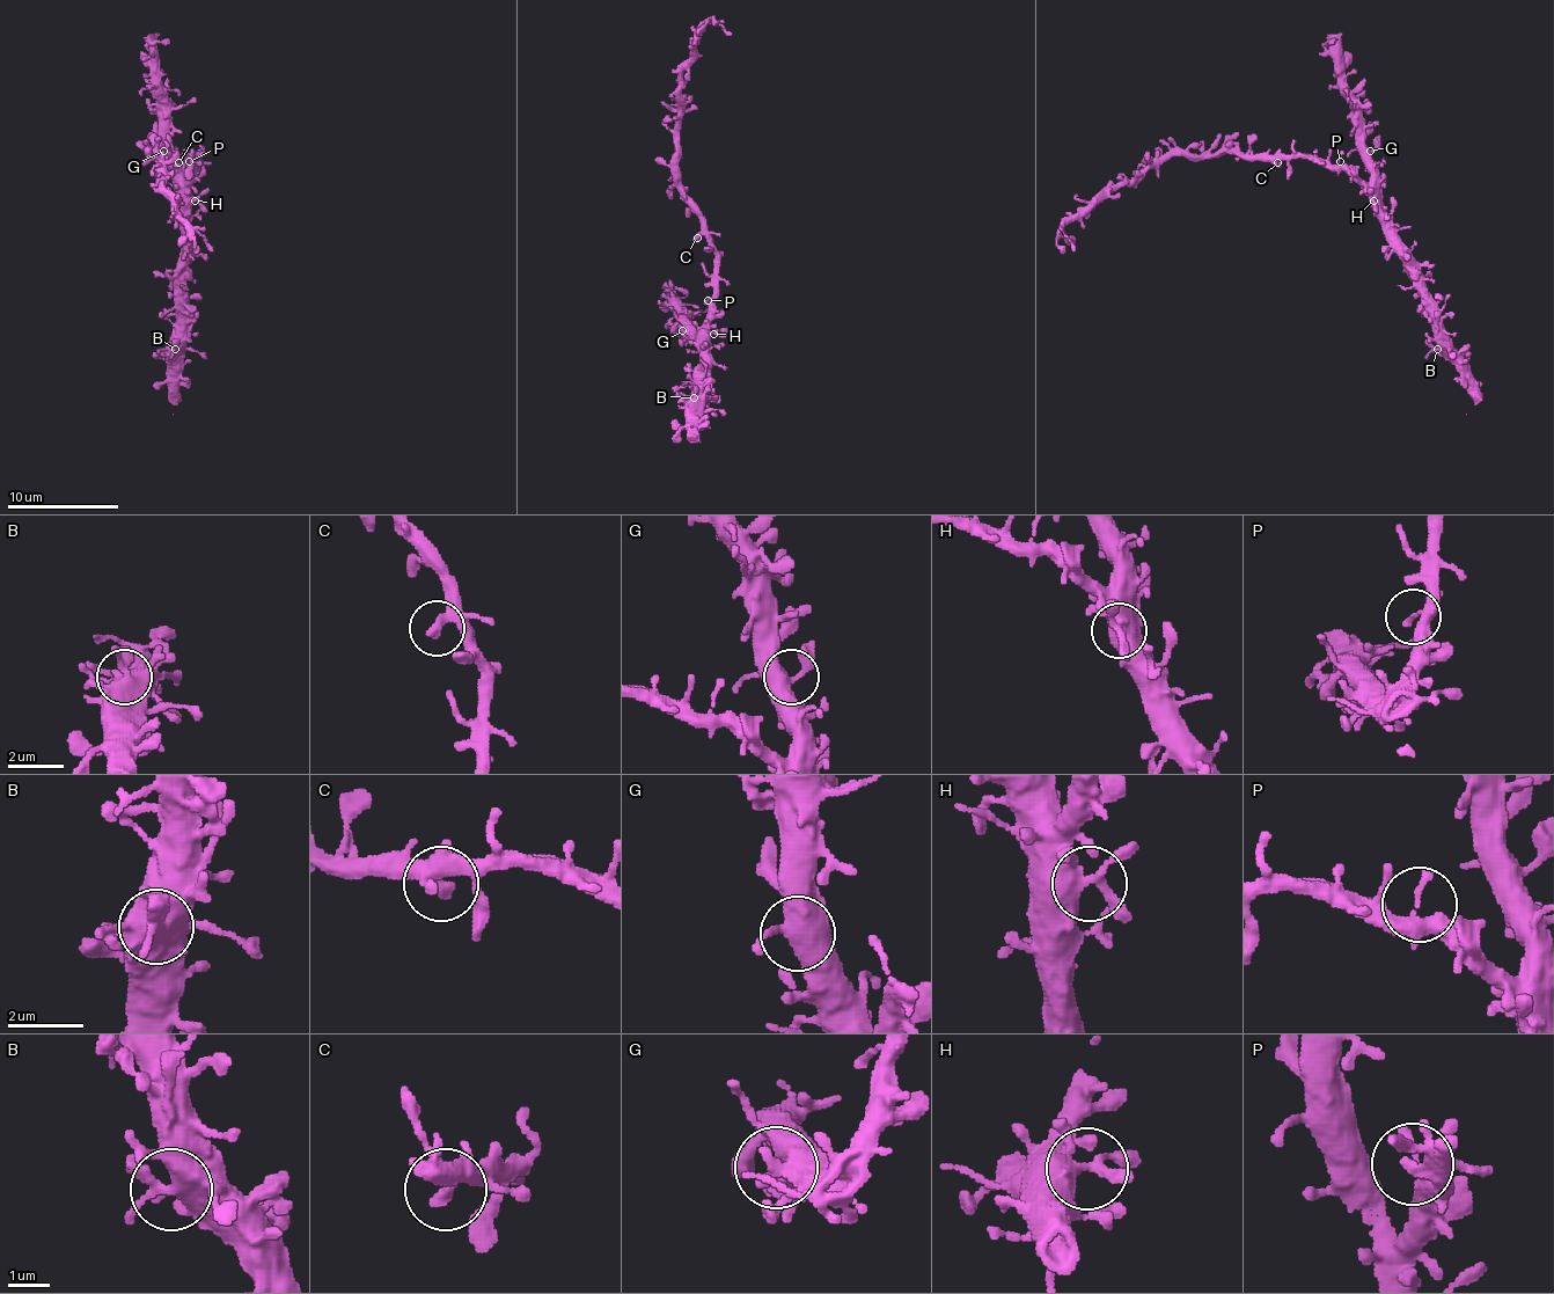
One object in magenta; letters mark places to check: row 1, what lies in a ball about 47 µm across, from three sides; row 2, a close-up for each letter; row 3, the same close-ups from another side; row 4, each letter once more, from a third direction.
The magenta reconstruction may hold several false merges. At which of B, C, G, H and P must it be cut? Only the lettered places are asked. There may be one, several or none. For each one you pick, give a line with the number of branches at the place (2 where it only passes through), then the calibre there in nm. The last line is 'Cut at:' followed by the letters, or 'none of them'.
Cut at: none of them

